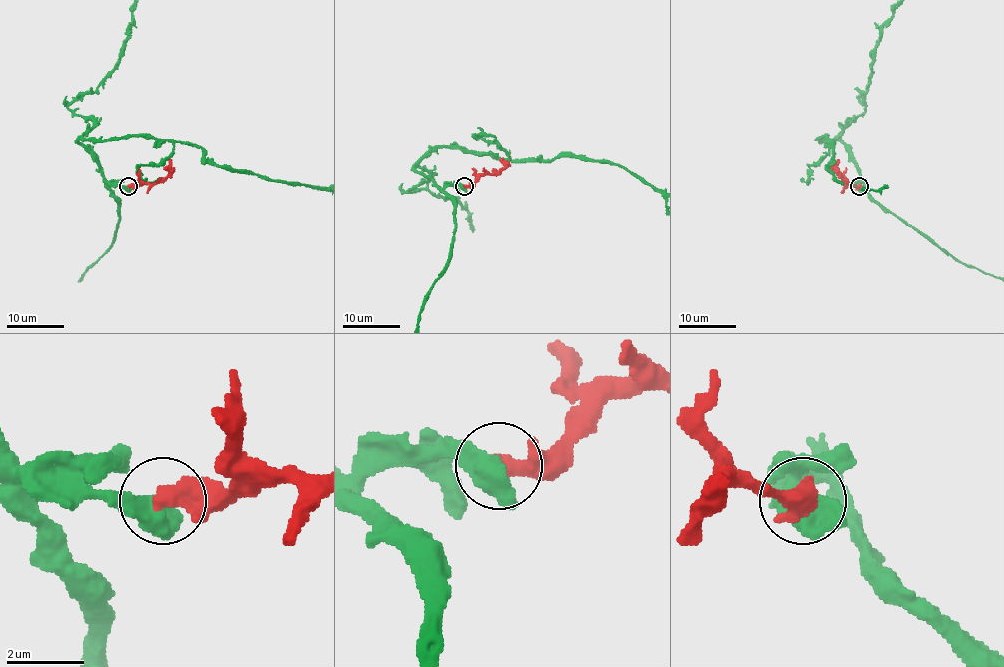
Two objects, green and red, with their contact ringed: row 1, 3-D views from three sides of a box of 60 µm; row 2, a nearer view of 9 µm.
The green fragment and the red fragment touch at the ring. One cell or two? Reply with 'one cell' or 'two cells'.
two cells

